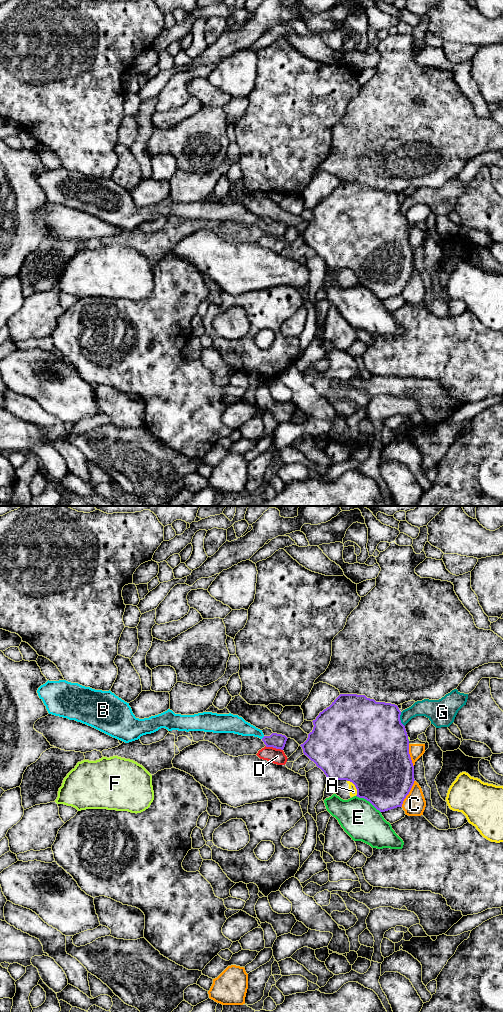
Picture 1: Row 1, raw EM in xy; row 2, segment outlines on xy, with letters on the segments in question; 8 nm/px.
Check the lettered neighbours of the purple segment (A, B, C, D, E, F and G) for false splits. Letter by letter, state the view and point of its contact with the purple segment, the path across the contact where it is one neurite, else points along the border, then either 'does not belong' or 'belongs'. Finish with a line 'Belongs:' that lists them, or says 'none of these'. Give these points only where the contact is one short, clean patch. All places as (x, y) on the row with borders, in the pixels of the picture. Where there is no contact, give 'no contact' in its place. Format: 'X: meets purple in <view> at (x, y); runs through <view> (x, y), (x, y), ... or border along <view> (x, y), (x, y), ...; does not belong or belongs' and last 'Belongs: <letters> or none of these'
A: meets purple in xy at (355, 786); does not belong
B: meets purple in xy at (263, 737); runs through xy (278, 741), (269, 741), (263, 737), (254, 731), (235, 724); belongs
C: meets purple in xy at (408, 793); does not belong
D: meets purple in xy at (274, 747); does not belong
E: meets purple in xy at (368, 800); does not belong
F: meets purple in xy at (408, 739); does not belong
G: meets purple in xy at (399, 719); does not belong
Belongs: B

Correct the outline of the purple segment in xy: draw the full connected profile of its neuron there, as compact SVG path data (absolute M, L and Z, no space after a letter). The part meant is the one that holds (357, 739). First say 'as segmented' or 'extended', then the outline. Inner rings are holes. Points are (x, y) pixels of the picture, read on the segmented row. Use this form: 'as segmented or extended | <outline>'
as segmented | M340 694L332 704L313 720L313 730L300 746L328 780L347 780L357 789L357 797L369 801L377 810L385 812L402 807L414 784L414 766L409 754L409 739L400 720L401 711L391 703L376 702L365 695Z

